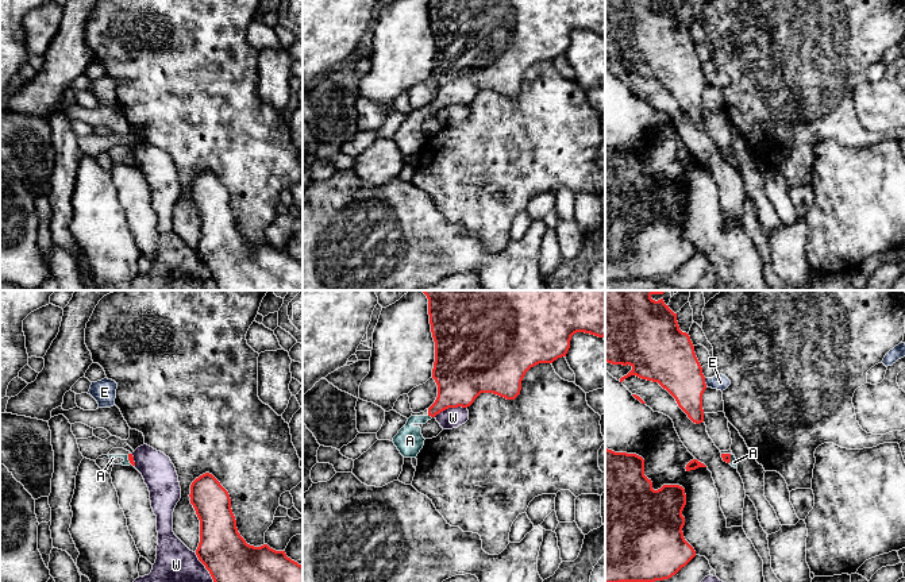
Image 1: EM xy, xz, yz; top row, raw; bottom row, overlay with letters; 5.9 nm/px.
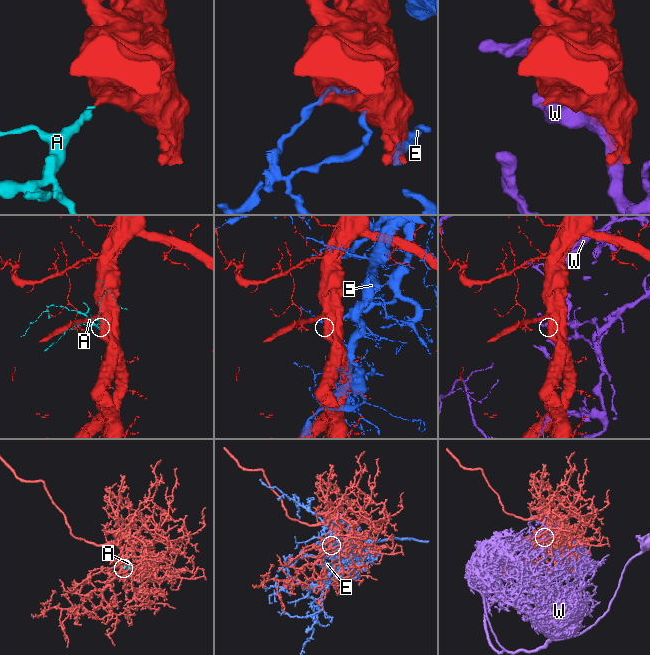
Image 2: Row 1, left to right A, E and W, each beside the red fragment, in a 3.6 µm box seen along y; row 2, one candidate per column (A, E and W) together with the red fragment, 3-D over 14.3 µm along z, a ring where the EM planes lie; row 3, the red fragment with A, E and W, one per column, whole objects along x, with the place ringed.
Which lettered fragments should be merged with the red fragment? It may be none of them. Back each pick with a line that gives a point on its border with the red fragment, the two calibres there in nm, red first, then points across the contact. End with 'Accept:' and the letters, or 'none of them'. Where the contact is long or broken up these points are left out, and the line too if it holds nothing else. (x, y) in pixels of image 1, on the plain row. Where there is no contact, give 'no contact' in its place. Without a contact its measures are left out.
A: meets red in xz at (430, 112); 260 nm thick on the red side, 160 nm on the other; runs through xz (458, 81), (430, 112), (409, 122), (409, 138)
Accept: A

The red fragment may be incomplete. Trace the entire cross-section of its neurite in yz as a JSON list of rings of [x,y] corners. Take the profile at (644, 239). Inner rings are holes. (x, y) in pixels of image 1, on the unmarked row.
[[[605,146],[605,281],[663,278],[685,265],[696,254],[682,230],[685,203],[682,184],[652,186],[642,154]]]

